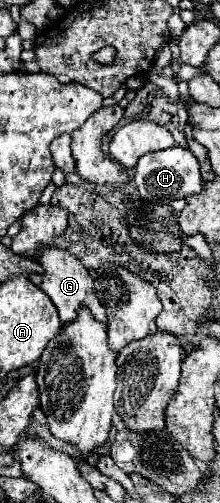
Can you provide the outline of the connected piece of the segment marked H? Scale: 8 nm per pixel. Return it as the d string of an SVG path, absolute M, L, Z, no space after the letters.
M171 147L155 153L147 153L139 159L135 167L135 185L143 201L147 203L171 203L173 199L185 199L187 195L201 193L203 181L201 181L201 165L197 157L185 149L185 147Z

